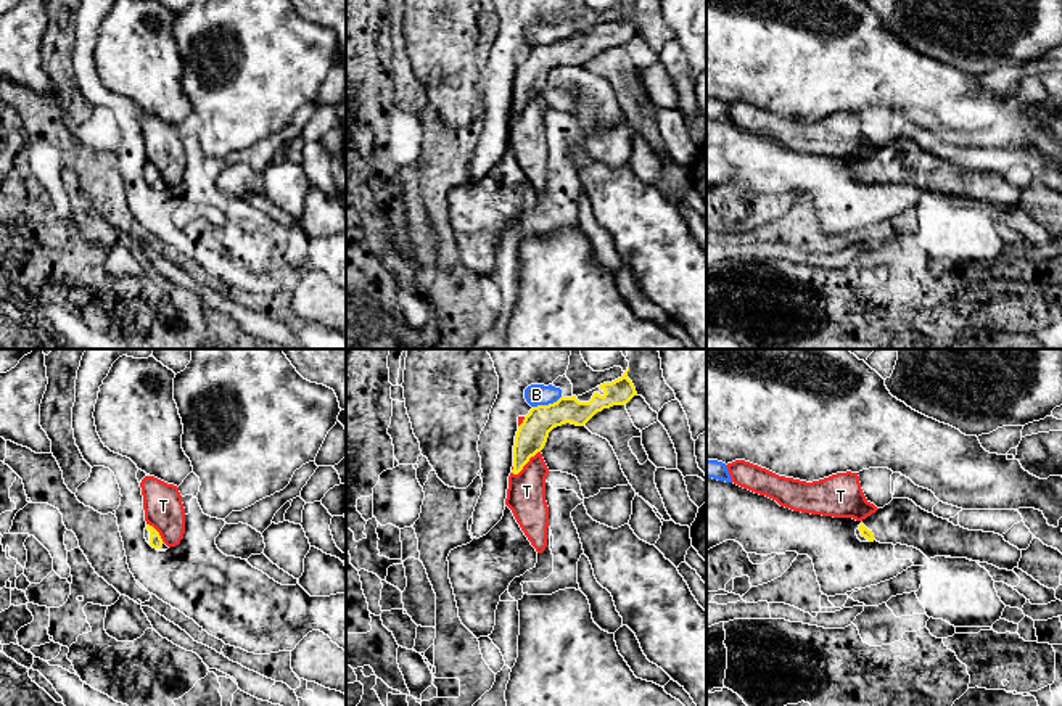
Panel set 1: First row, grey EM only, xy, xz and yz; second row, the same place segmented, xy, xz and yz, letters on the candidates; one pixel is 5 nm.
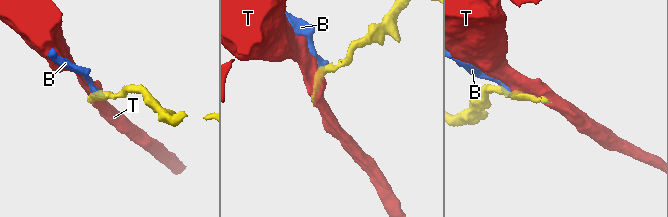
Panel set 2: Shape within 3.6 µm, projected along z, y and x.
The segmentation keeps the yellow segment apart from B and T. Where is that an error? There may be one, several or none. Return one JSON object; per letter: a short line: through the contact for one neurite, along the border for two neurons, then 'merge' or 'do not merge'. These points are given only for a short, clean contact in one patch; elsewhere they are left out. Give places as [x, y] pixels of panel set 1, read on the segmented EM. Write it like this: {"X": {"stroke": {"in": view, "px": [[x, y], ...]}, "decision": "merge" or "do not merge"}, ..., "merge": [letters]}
{"B": {"stroke": {"in": "xz", "px": [[562, 396], [552, 402], [533, 407]]}, "decision": "do not merge"}, "T": {"decision": "do not merge"}, "merge": []}

